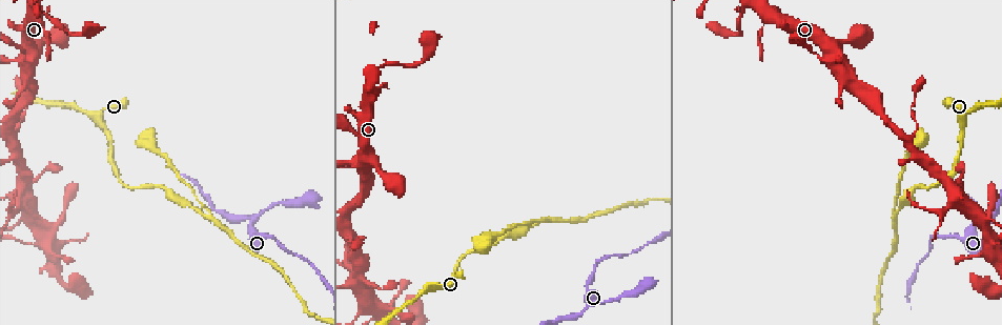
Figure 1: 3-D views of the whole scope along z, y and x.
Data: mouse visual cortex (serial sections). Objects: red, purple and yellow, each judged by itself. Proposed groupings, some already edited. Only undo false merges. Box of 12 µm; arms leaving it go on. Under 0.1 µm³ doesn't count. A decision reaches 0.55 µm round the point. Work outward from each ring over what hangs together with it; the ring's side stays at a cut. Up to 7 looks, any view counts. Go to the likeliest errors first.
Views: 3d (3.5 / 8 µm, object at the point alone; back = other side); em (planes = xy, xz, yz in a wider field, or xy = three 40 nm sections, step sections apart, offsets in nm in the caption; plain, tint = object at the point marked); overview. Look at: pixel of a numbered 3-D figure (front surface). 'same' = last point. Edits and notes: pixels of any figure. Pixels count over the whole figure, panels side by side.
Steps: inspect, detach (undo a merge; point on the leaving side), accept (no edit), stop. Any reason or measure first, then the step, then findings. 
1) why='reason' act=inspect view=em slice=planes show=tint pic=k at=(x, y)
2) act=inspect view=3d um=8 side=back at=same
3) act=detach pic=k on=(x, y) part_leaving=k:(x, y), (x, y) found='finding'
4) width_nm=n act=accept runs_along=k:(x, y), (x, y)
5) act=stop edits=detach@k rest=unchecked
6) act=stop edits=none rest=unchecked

act=inspect view=3d um=3.5 pic=1 at=(211, 217)

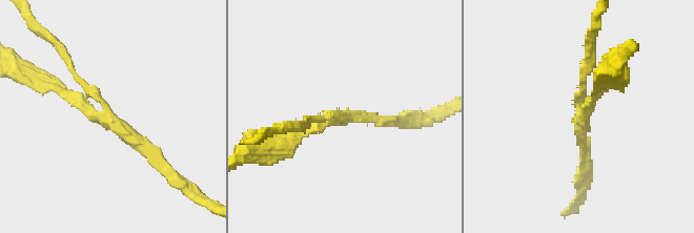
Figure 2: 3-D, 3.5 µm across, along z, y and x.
arms=3 arm_widths_nm=150,150,150 why='now the EM' act=inspect view=em slice=planes show=tint pic=2 at=(582, 115)

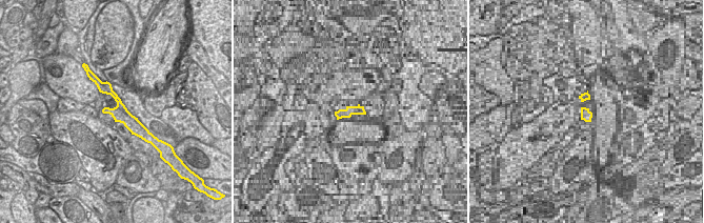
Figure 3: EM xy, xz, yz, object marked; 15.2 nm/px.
act=accept runs_along=2:(284, 146), (342, 117), (303, 125) found='continuous, no second cell'

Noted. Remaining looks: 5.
act=inspect view=3d um=3.5 pic=1 at=(931, 241)

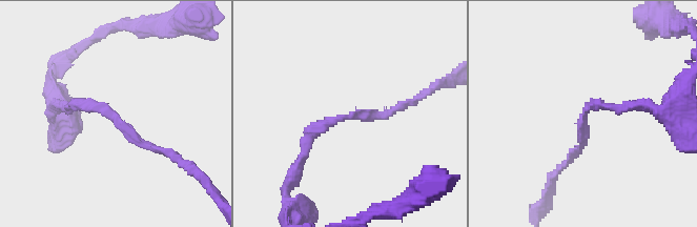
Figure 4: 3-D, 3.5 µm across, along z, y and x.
arm_widths_nm=100,150 act=inspect view=em slice=xy step=5 show=tint pic=4 at=(587, 114)

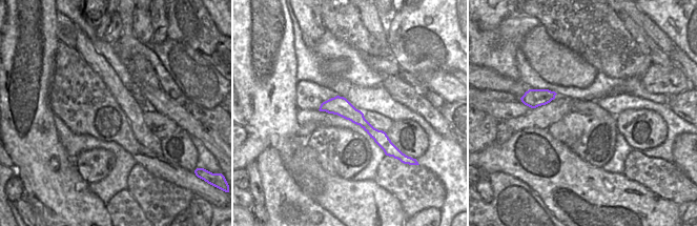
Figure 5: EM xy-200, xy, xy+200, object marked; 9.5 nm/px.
act=accept runs_along=5:(323, 106), (343, 107), (393, 149) found='one cell here'

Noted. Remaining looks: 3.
why='three-way junction' act=inspect view=3d um=3.5 pic=1 at=(246, 217)

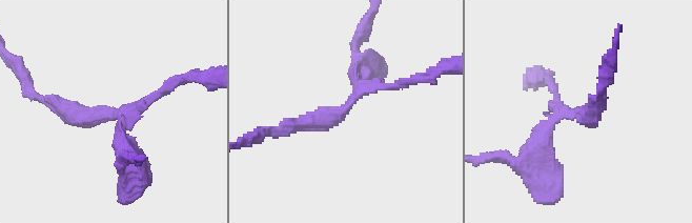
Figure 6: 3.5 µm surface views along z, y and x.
arms=3 arm_widths_nm=150,300,350 act=inspect view=em slice=planes show=plain pic=6 at=(349, 104)

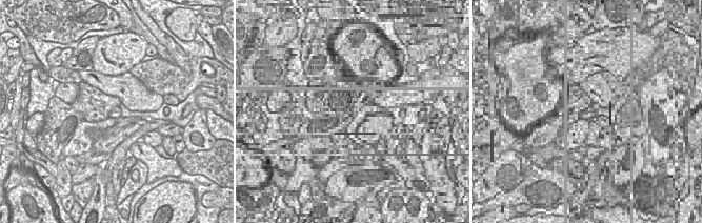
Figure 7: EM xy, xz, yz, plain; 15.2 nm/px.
why='where the object lies' act=inspect view=em slice=planes show=tint at=same

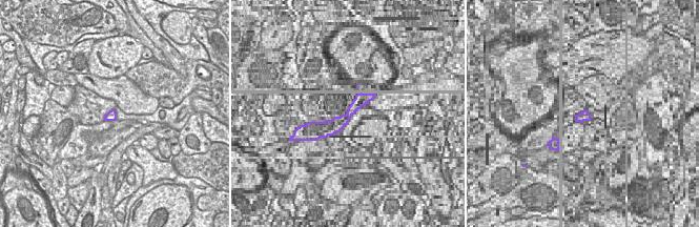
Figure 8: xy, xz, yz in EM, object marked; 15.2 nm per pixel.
act=accept found='continuous, no second cell'

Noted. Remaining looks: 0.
act=stop edits=none rest=unchecked

